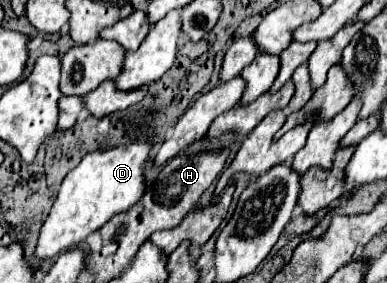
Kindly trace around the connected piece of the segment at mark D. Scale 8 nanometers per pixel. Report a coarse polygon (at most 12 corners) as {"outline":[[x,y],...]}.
{"outline":[[152,141],[88,153],[62,181],[36,257],[76,247],[146,191]]}

